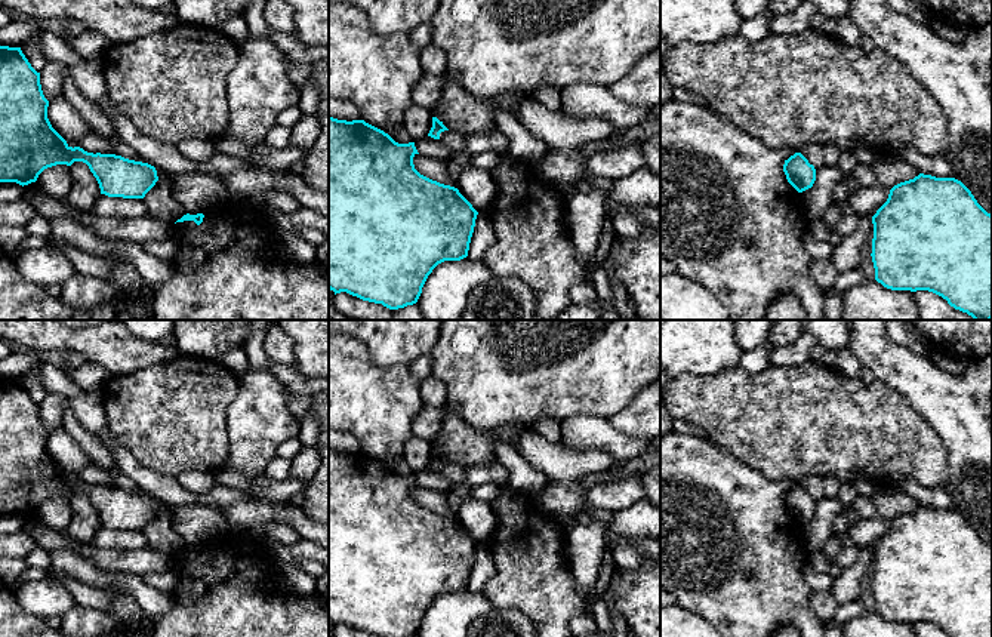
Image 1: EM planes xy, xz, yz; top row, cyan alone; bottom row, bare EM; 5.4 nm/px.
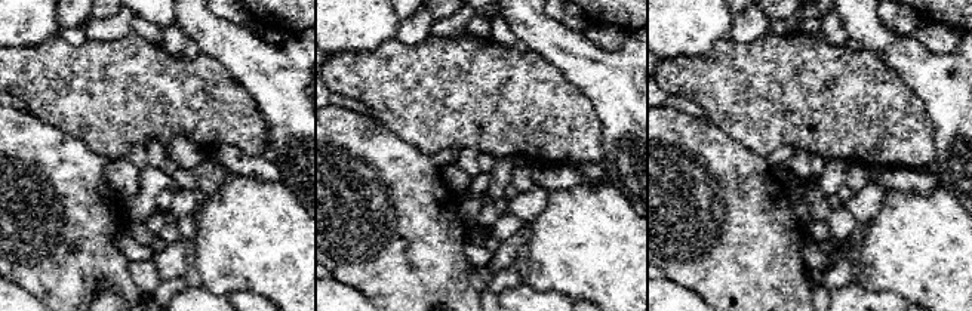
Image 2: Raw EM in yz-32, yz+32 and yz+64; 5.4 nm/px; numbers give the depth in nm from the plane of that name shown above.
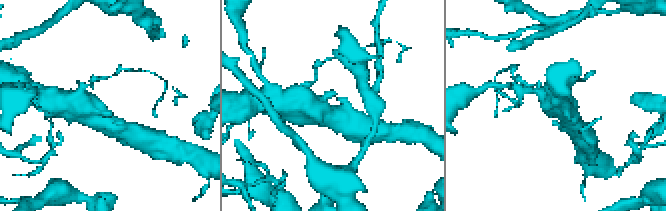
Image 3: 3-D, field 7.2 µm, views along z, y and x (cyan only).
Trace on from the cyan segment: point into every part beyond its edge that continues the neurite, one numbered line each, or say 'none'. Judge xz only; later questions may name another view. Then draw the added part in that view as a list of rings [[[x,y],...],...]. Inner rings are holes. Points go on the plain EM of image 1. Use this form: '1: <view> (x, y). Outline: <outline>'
none

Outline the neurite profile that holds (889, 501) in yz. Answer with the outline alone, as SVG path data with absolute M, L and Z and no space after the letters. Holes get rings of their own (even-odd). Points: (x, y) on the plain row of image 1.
M893 486L878 487L872 495L877 516L891 521L894 517L914 511L919 504Z

